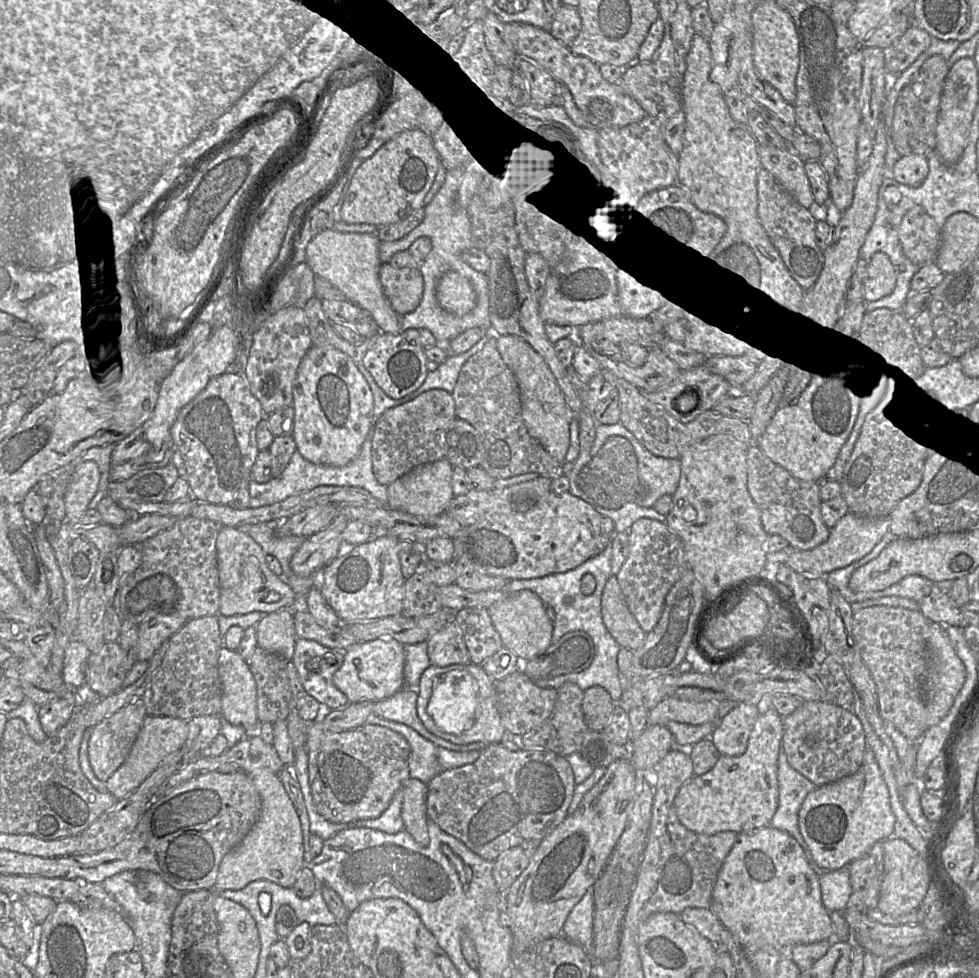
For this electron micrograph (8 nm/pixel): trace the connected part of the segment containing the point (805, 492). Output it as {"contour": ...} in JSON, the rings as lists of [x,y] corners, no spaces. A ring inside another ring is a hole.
{"contour":[[[751,444],[747,454],[748,491],[761,513],[761,523],[769,535],[779,535],[789,542],[794,550],[811,550],[824,543],[830,534],[821,516],[821,482],[804,481],[773,462],[758,444]]]}

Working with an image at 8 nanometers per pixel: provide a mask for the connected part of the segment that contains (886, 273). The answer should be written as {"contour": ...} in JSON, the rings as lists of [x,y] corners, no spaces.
{"contour":[[[876,253],[867,265],[867,276],[862,288],[862,305],[865,307],[873,302],[889,296],[895,286],[896,274],[888,257],[884,253]]]}

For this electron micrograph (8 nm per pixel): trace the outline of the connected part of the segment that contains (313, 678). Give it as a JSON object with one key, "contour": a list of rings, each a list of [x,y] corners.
{"contour":[[[297,638],[291,659],[306,692],[331,710],[344,708],[350,703],[333,683],[335,672],[343,664],[344,652],[313,640]]]}

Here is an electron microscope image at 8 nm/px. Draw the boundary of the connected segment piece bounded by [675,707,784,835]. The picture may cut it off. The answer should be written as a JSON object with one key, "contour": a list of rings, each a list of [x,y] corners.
{"contour":[[[772,707],[760,714],[742,756],[721,756],[714,768],[686,782],[675,797],[678,820],[704,835],[732,831],[750,833],[770,825],[779,803],[778,758],[783,740],[783,717]]]}

